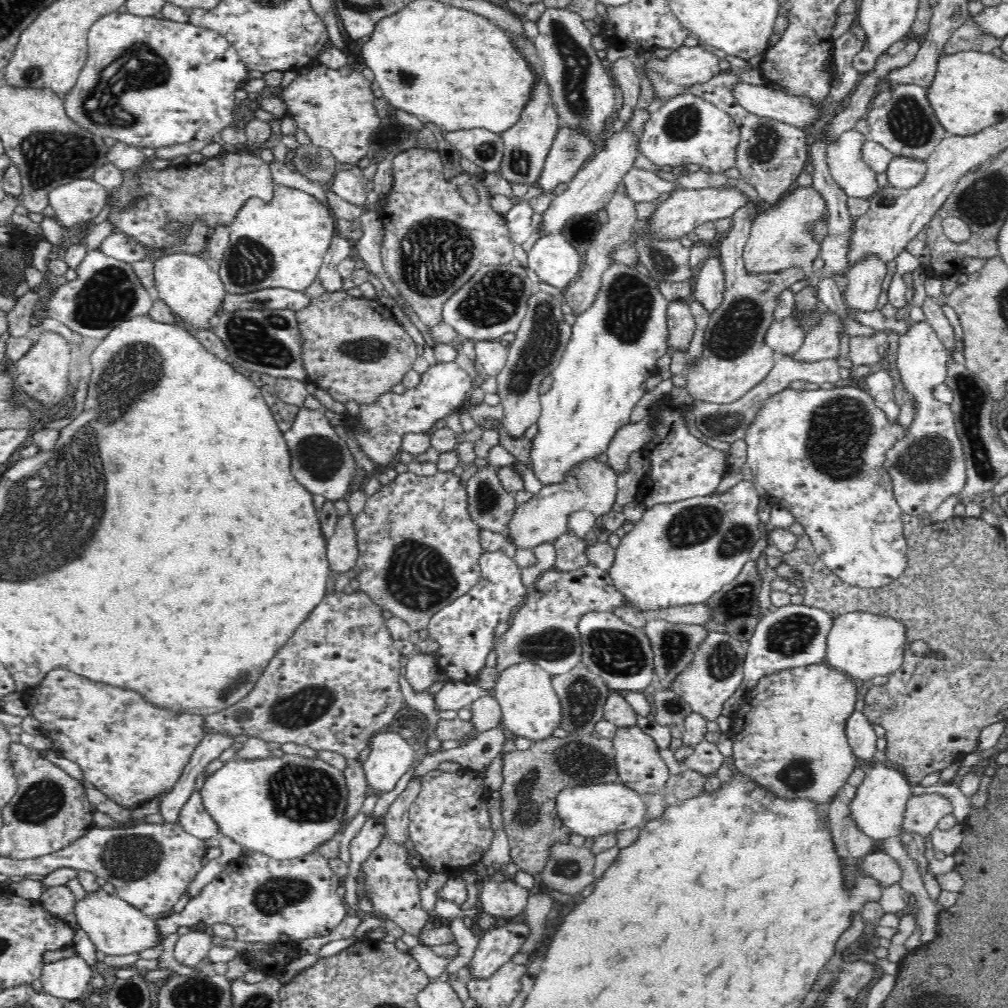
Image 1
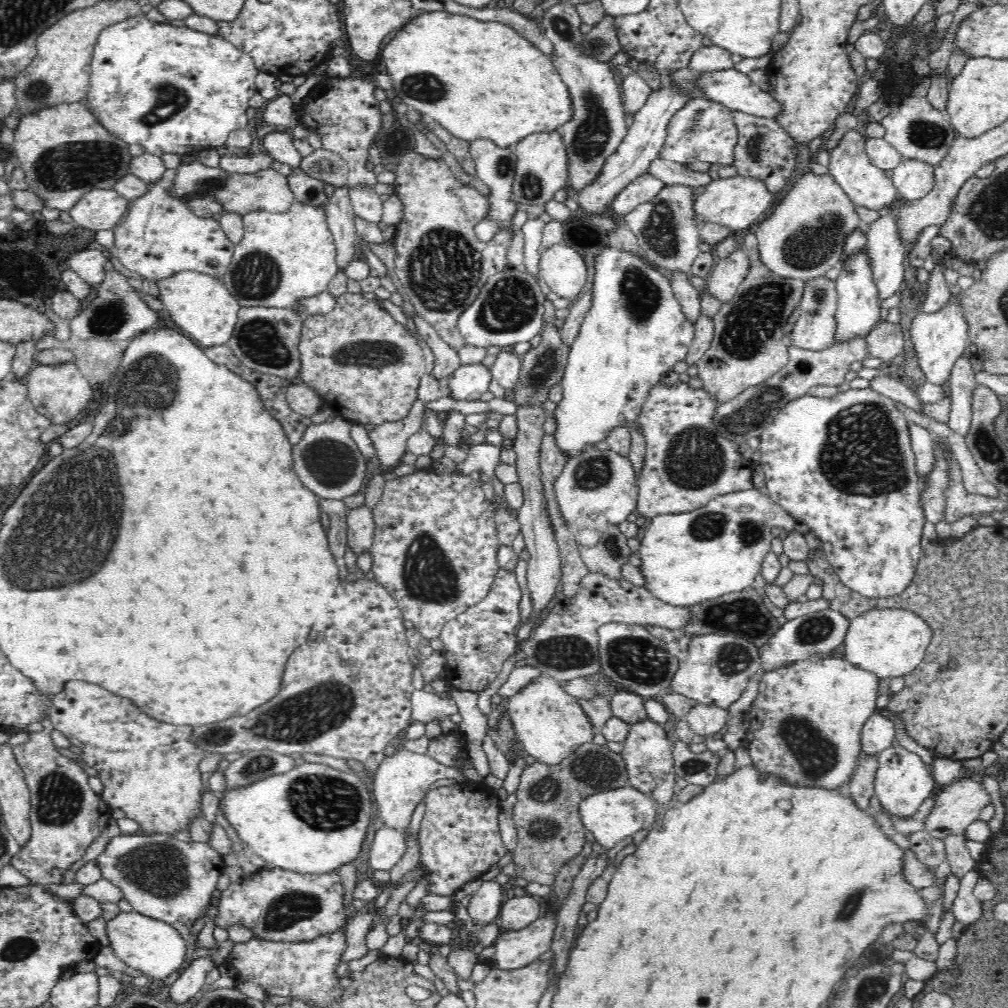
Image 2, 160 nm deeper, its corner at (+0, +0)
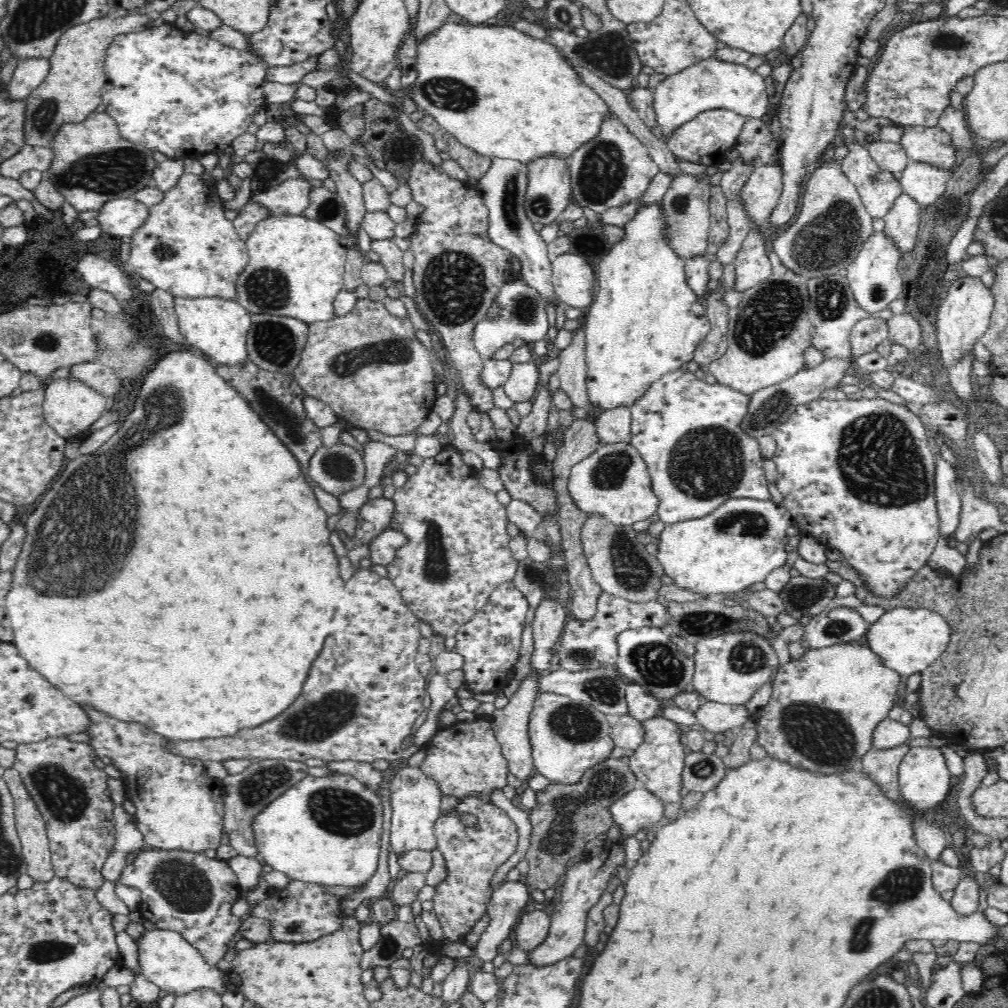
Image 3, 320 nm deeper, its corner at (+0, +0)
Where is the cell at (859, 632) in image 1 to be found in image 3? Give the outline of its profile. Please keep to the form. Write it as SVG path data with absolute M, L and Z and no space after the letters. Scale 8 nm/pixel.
M896 607L888 609L876 622L867 626L861 642L873 652L882 667L908 678L932 666L943 655L949 641L949 626L939 614L924 608Z

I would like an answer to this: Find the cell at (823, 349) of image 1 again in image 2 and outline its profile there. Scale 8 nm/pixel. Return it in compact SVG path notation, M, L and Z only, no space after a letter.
M866 250L856 257L846 266L841 267L838 278L835 279L837 290L837 305L834 312L834 323L836 330L832 335L833 344L848 342L858 336L865 337L875 327L885 322L884 313L876 300L875 288L870 278L868 270L868 259L866 259Z

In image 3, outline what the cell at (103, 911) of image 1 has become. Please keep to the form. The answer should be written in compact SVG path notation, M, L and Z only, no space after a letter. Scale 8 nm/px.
M146 928L138 938L138 970L161 990L174 996L198 987L212 987L222 997L226 992L224 972L217 966L208 964L202 955L178 932L164 928Z

